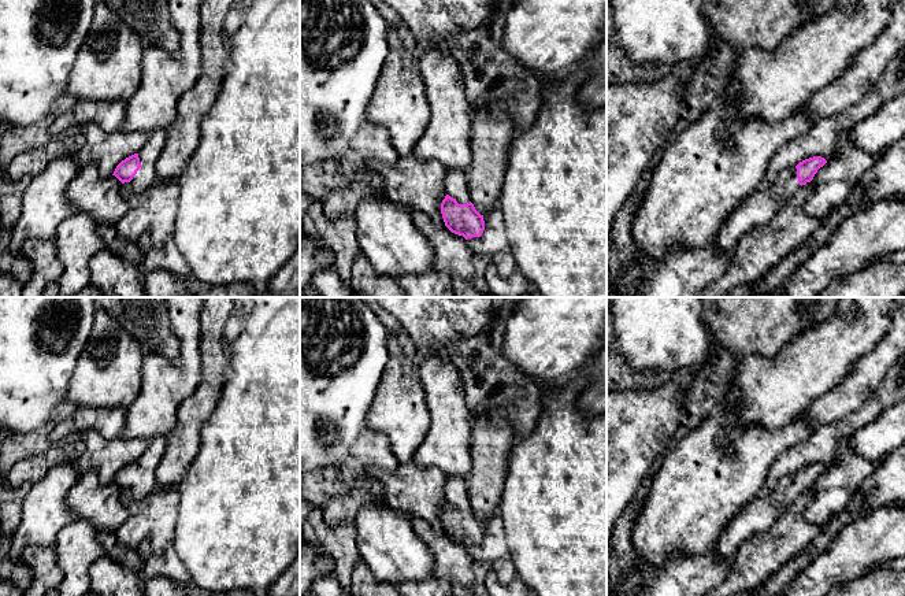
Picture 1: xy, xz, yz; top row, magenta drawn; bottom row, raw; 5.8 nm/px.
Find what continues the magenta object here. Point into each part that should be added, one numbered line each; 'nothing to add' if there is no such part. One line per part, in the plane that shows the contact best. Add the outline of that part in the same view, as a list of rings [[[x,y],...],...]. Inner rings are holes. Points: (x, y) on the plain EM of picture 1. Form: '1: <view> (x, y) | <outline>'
1: xy (148, 462) | [[[166,437],[149,440],[146,451],[138,458],[141,474],[129,489],[136,500],[144,499],[156,488],[156,469],[166,451]]]

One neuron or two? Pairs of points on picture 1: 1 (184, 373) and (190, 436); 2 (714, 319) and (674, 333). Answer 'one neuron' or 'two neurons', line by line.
1: two neurons
2: two neurons

